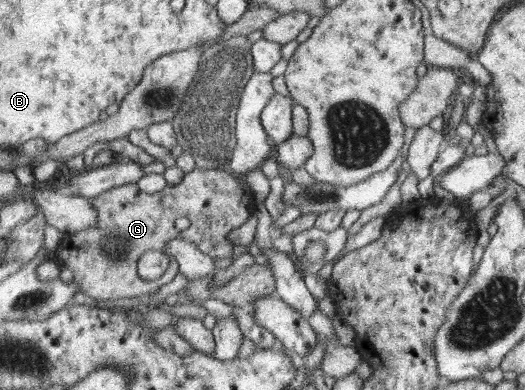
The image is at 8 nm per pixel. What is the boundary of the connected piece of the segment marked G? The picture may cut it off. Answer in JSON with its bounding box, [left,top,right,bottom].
[58,169,255,301]

